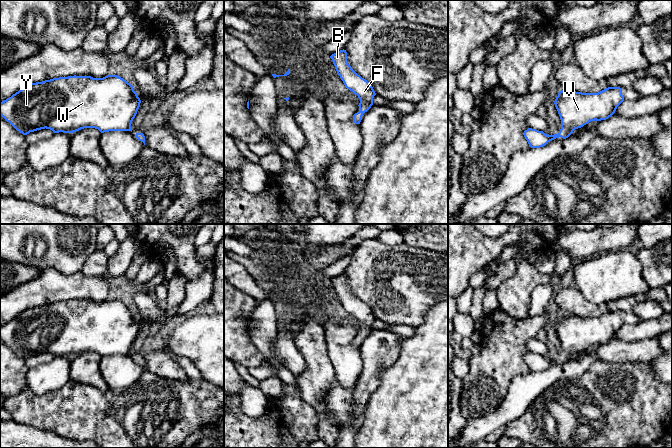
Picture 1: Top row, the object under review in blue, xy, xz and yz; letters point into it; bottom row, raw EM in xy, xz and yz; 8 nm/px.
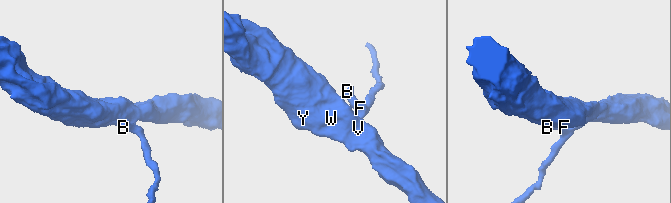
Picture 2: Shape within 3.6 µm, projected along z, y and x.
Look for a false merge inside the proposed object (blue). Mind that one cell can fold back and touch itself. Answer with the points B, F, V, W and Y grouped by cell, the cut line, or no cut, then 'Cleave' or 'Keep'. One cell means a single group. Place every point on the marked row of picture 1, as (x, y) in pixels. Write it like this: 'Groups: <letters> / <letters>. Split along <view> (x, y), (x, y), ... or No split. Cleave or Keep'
Groups: B F V W Y. No split. Keep

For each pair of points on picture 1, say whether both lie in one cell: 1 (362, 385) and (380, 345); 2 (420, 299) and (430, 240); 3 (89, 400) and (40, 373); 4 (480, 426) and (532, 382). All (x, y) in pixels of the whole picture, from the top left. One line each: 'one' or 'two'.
1: one
2: two
3: two
4: one

